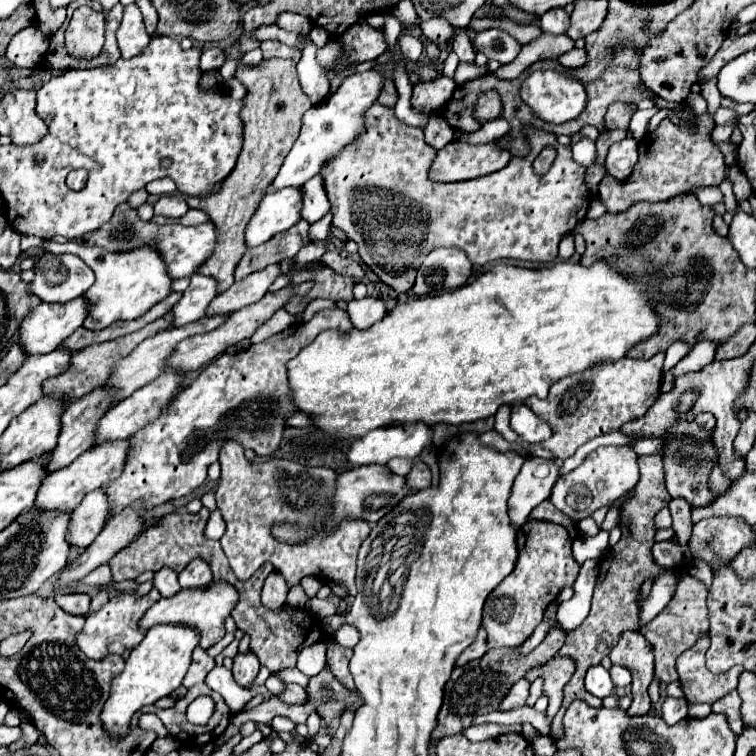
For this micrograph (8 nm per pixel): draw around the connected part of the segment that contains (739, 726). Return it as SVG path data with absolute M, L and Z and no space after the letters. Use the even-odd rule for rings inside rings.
M737 690L729 692L729 695L715 701L711 711L713 713L723 713L727 716L731 730L739 736L743 731L743 722L740 713L741 699Z

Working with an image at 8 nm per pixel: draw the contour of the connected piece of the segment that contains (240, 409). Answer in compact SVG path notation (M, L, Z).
M323 309L311 321L291 325L267 341L251 345L243 353L223 353L213 359L195 381L175 395L155 421L127 439L129 451L123 473L103 487L109 499L109 517L121 513L135 501L143 501L147 509L153 509L197 489L207 479L207 469L217 461L219 447L225 439L237 439L259 457L273 455L283 437L285 417L295 413L289 397L287 361L307 347L321 331L349 331L351 327L347 311Z

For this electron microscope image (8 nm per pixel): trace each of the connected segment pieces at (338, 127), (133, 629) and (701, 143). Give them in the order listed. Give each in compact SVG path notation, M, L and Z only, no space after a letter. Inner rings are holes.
M369 69L363 73L351 75L341 83L341 87L337 89L337 93L331 99L311 107L303 115L299 139L295 141L293 149L285 157L285 163L273 181L275 191L279 191L283 187L301 187L305 181L309 181L313 175L317 175L321 171L325 161L335 157L347 143L351 143L361 133L363 113L379 97L379 91L383 87L383 79L387 75L389 75L389 69Z
M151 589L147 595L139 597L133 593L121 593L113 599L109 599L107 605L103 605L99 611L91 611L87 615L85 627L75 635L77 647L91 659L103 659L107 655L123 655L125 651L131 651L135 645L141 643L145 637L143 631L139 631L139 619L141 615L155 603L159 601L159 591Z
M709 113L699 117L697 131L691 131L685 123L683 123L683 127L677 127L669 119L663 119L661 125L653 133L647 133L641 139L641 143L639 143L639 161L633 167L631 175L625 181L607 181L607 179L603 179L599 183L597 193L599 193L601 203L605 205L607 213L623 213L627 207L631 207L637 201L663 201L663 199L671 199L675 195L693 193L695 187L717 187L727 177L727 165L723 163L723 155L721 155L719 147L709 139L711 129L713 129L713 117Z

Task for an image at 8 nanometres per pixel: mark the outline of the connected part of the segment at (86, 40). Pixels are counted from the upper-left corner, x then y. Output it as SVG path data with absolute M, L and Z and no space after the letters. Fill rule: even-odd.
M75 11L65 33L67 49L73 57L91 59L97 57L103 47L103 15L97 11Z

